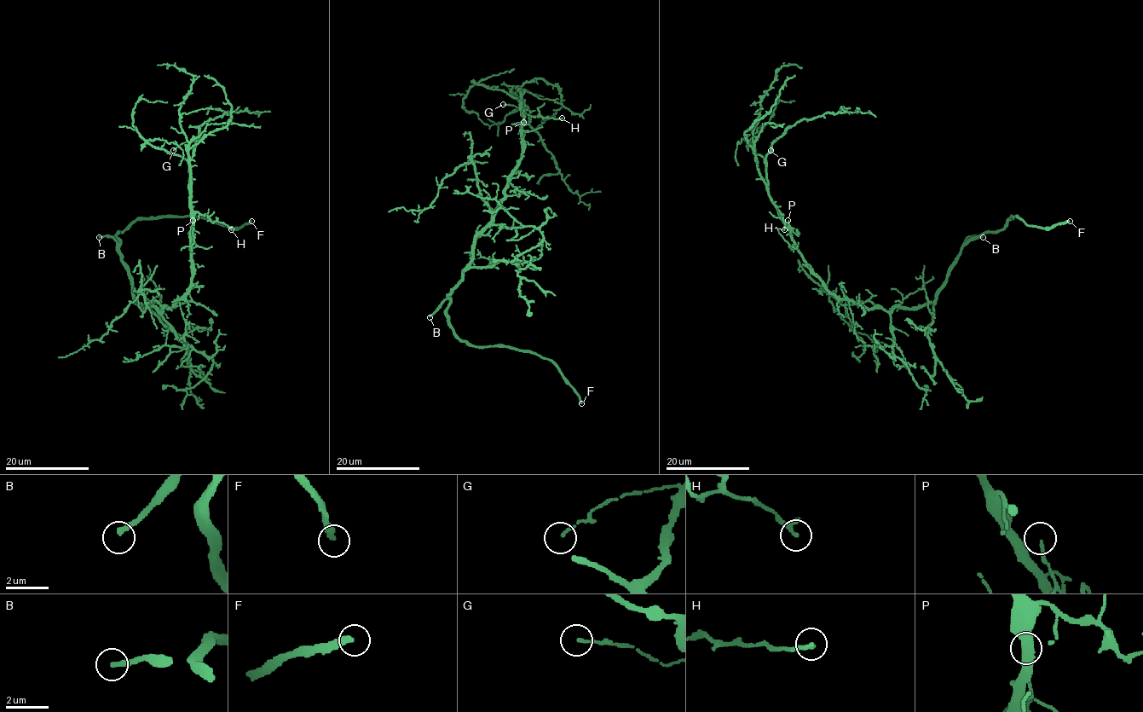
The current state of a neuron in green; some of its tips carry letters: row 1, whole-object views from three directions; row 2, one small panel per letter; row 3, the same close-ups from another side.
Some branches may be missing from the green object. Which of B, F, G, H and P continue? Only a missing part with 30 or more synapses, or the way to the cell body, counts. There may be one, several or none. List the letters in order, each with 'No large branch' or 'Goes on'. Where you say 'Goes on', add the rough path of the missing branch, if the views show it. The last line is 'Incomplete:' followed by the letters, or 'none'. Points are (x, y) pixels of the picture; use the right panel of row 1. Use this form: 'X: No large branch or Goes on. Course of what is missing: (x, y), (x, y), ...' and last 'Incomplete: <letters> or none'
B: Goes on. Course of what is missing: (983, 237), (989, 237), (982, 257), (972, 268), (967, 286), (938, 333), (916, 328), (909, 322), (904, 305)
F: Goes on. Course of what is missing: (1070, 221), (1099, 211), (1063, 272), (1136, 279)
G: No large branch
H: No large branch
P: No large branch
Incomplete: B, F

